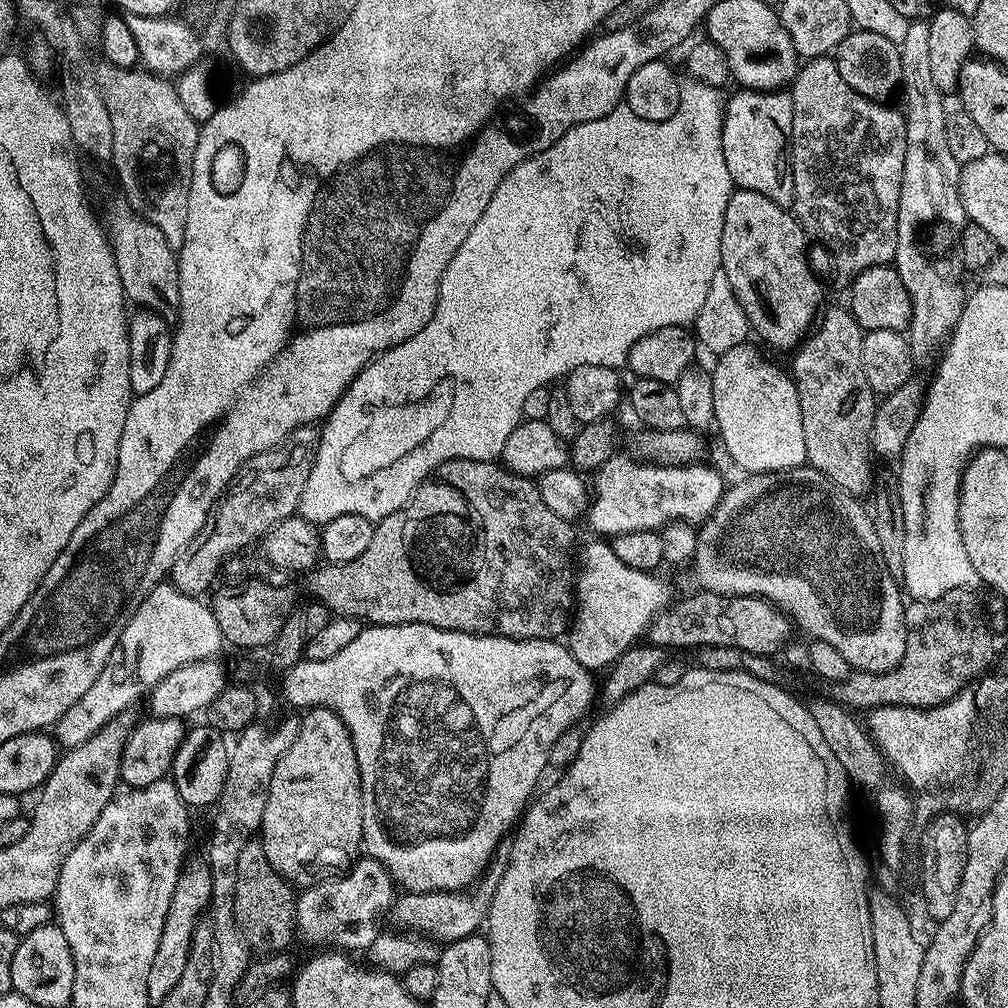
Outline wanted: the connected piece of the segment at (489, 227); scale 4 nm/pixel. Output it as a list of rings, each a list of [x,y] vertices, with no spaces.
[[[689,79],[680,89],[678,110],[674,110],[674,114],[669,120],[663,120],[662,122],[650,122],[646,118],[638,118],[638,114],[634,114],[634,110],[630,110],[626,106],[610,110],[610,114],[606,114],[602,118],[594,118],[594,122],[582,122],[578,126],[566,130],[566,134],[562,134],[562,138],[558,138],[558,142],[554,142],[546,150],[534,153],[533,156],[527,156],[521,164],[514,166],[514,170],[510,170],[510,174],[506,174],[506,178],[502,178],[502,182],[498,182],[498,190],[494,190],[494,198],[490,198],[486,210],[482,210],[482,218],[478,218],[478,222],[474,222],[474,226],[470,226],[470,234],[466,234],[466,239],[462,242],[462,246],[458,246],[454,258],[450,258],[450,266],[446,266],[446,270],[442,274],[442,282],[438,286],[436,309],[430,318],[430,322],[426,322],[426,326],[422,326],[422,330],[418,330],[418,334],[414,334],[414,338],[406,338],[398,346],[388,348],[385,352],[381,352],[379,356],[372,357],[372,361],[359,372],[354,378],[354,382],[350,382],[350,386],[344,391],[340,401],[333,406],[332,411],[328,413],[323,421],[322,426],[324,428],[321,427],[319,429],[320,440],[316,443],[316,457],[312,463],[310,474],[306,478],[306,486],[302,490],[302,498],[300,499],[298,515],[302,519],[309,520],[317,526],[323,526],[330,523],[332,519],[339,518],[344,514],[360,514],[373,522],[386,518],[390,514],[394,514],[394,510],[398,510],[401,506],[408,503],[408,499],[416,493],[416,487],[429,479],[440,464],[445,464],[448,460],[499,461],[504,455],[506,438],[510,438],[510,434],[524,420],[522,405],[526,403],[526,397],[534,390],[551,385],[553,382],[567,377],[568,373],[578,370],[578,366],[606,366],[617,370],[623,369],[628,362],[630,346],[634,346],[634,342],[638,342],[638,338],[642,338],[654,330],[662,330],[666,326],[682,328],[695,325],[698,318],[698,310],[702,310],[702,302],[706,298],[706,293],[710,291],[710,282],[713,280],[714,274],[721,271],[722,222],[726,222],[726,202],[730,202],[734,191],[730,170],[726,170],[726,158],[722,154],[722,122],[724,121],[726,96],[725,93],[722,94],[720,92],[723,91],[717,85],[704,84],[701,80]]]

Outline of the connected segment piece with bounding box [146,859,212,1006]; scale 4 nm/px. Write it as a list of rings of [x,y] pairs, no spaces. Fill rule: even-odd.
[[[189,859],[180,873],[180,881],[176,883],[174,898],[170,898],[170,910],[166,914],[166,922],[162,926],[162,938],[158,938],[158,950],[154,954],[154,962],[150,962],[150,974],[146,977],[146,994],[148,1003],[159,1006],[178,986],[178,978],[182,978],[182,970],[186,970],[186,962],[192,949],[192,939],[196,925],[201,923],[203,914],[212,902],[212,875],[203,859]]]

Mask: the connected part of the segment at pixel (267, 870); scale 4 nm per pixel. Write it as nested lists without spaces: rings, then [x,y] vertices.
[[[249,842],[238,854],[238,882],[234,882],[232,901],[234,918],[246,938],[249,949],[256,954],[280,954],[294,940],[297,893],[293,885],[270,866],[260,842]]]

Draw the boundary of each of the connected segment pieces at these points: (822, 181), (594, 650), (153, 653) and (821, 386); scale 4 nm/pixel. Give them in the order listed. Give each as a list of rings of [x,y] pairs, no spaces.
[[[831,55],[805,59],[790,85],[790,95],[790,159],[794,178],[791,211],[813,241],[821,240],[828,247],[828,252],[836,263],[837,282],[848,286],[862,270],[879,264],[892,264],[896,259],[898,202],[906,158],[904,113],[888,108],[892,106],[887,103],[862,98],[858,90],[850,90],[842,74],[838,74],[838,66]]]
[[[592,538],[581,552],[579,549],[578,571],[574,576],[574,615],[566,632],[566,643],[584,668],[607,669],[626,649],[637,643],[647,633],[653,619],[669,607],[668,588],[658,577],[651,572],[634,570],[634,566],[626,566],[626,562],[614,554],[611,543],[603,539]]]
[[[170,582],[156,584],[154,590],[150,590],[150,594],[142,598],[130,622],[126,622],[120,635],[118,651],[110,654],[106,671],[98,674],[94,686],[90,686],[90,690],[86,690],[86,694],[82,694],[82,698],[78,698],[78,702],[74,702],[74,706],[70,706],[70,710],[66,710],[66,714],[62,714],[62,718],[56,720],[54,739],[57,745],[64,750],[77,748],[82,742],[86,742],[86,738],[90,738],[102,726],[106,726],[106,722],[110,722],[118,713],[132,706],[139,696],[147,697],[151,688],[158,682],[162,682],[166,674],[178,670],[178,666],[213,659],[217,655],[216,651],[222,646],[225,647],[225,644],[222,630],[218,630],[218,622],[214,618],[211,607],[205,601],[182,594]]]
[[[847,307],[826,308],[823,309],[815,327],[809,331],[799,347],[795,349],[794,355],[796,357],[792,360],[790,375],[793,382],[796,383],[796,389],[800,391],[802,435],[806,438],[807,463],[822,474],[826,474],[826,478],[833,480],[842,490],[860,498],[863,497],[863,492],[870,484],[869,436],[878,405],[878,396],[872,391],[870,382],[866,382],[866,366],[862,366],[864,329],[853,318]]]

